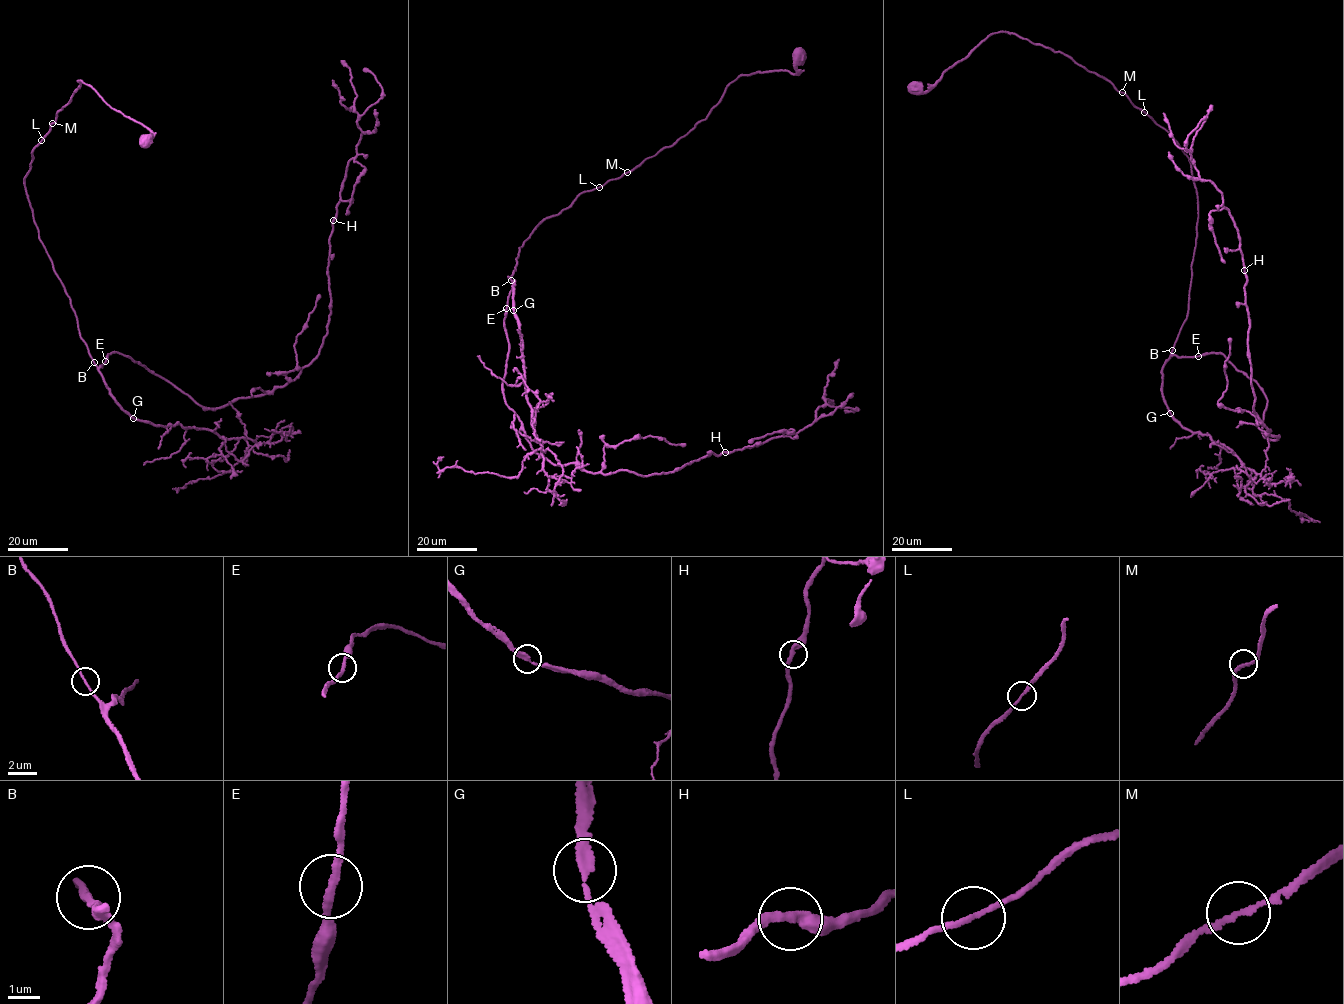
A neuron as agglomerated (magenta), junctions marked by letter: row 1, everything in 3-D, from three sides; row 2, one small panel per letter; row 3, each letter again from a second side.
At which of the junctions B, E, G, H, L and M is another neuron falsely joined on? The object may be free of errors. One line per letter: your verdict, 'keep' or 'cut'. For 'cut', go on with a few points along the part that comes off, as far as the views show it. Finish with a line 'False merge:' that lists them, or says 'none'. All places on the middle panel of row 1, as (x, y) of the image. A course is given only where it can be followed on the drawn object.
B: keep
E: keep
G: keep
H: keep
L: keep
M: keep
False merge: none

